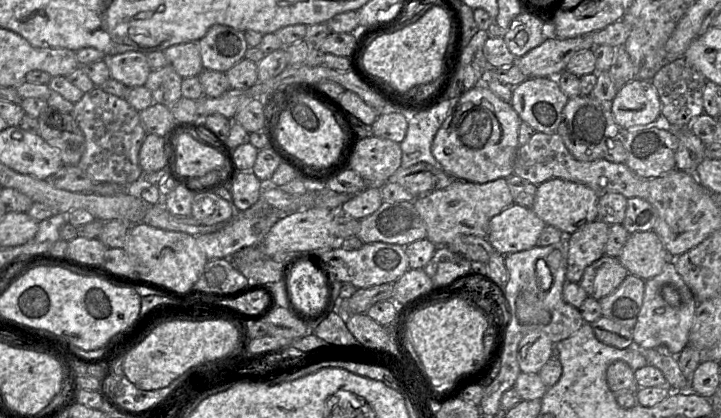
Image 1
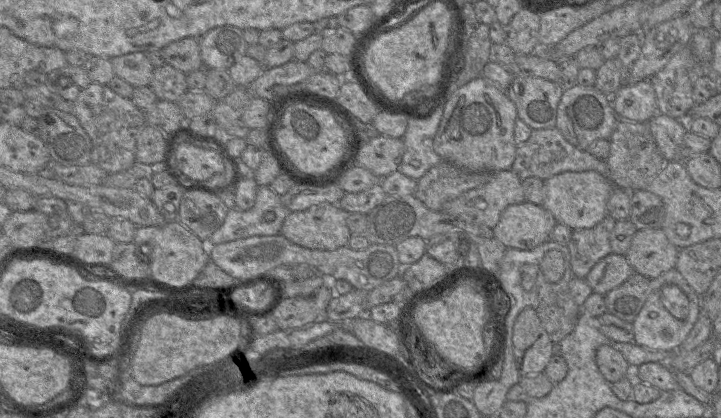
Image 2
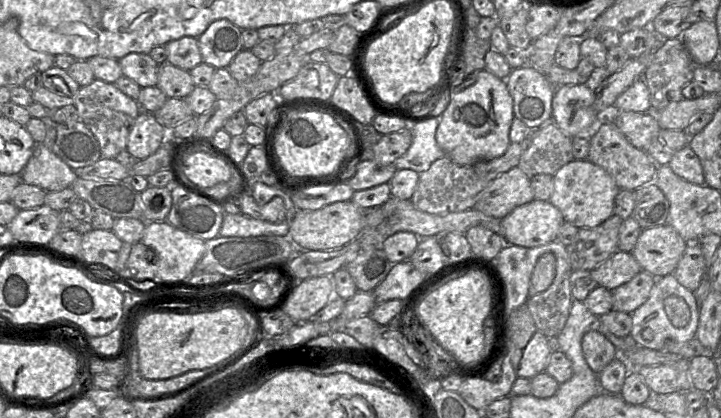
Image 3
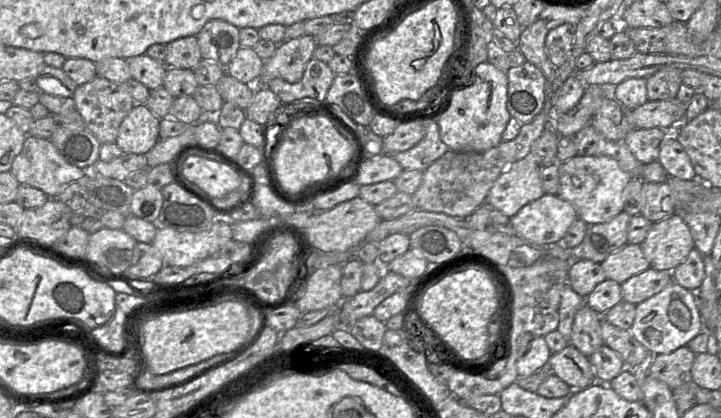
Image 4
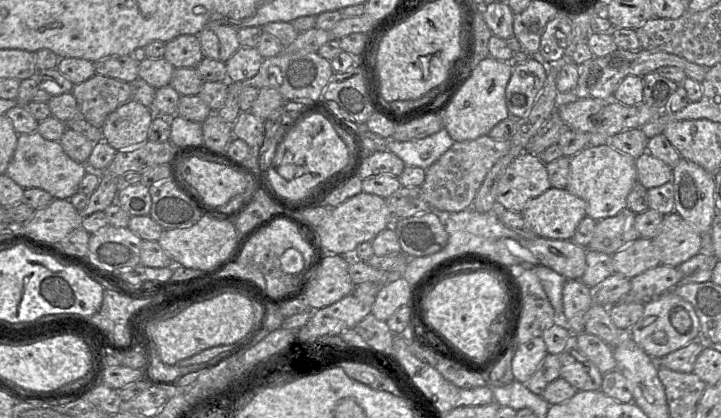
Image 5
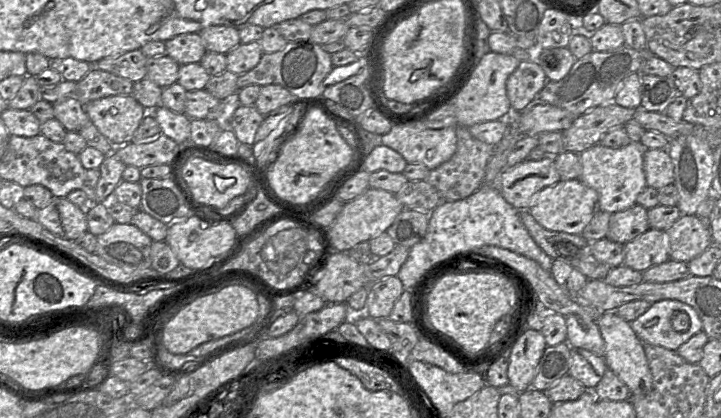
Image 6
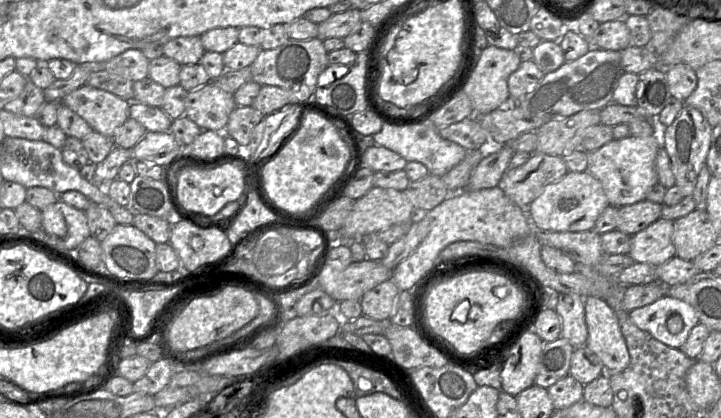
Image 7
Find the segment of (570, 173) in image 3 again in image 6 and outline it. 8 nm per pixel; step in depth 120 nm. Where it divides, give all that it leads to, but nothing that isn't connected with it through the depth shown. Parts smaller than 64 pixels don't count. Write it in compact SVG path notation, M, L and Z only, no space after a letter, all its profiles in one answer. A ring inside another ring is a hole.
M631 142L620 148L596 144L580 154L582 172L579 179L598 193L600 211L612 214L636 204L637 196L647 186L643 168L646 150L640 142Z

